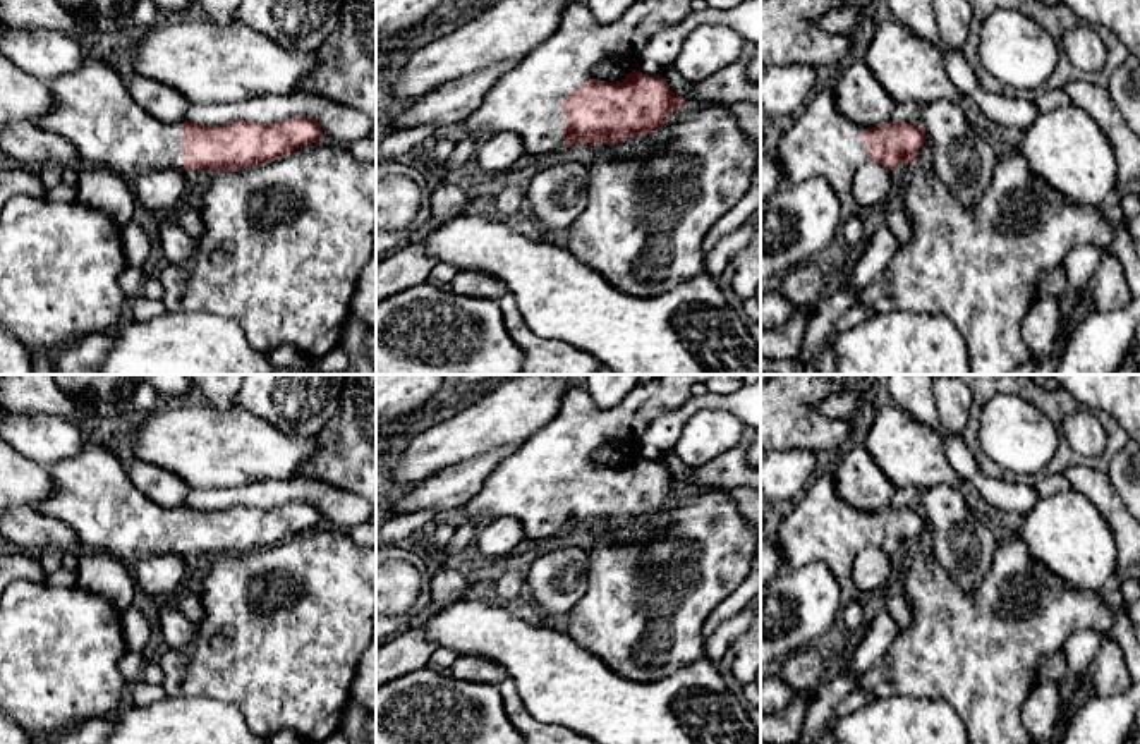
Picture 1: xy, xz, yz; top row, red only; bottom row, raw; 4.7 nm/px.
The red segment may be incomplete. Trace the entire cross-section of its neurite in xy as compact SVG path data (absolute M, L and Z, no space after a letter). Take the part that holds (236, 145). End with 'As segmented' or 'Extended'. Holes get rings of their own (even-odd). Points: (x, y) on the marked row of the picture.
M86 57L82 65L58 79L48 81L57 105L33 120L48 132L67 139L82 165L112 170L132 182L156 170L237 170L275 162L294 149L323 141L319 124L307 117L273 124L233 120L223 125L194 122L163 122L148 113L129 93L127 84L101 60Z. Extended

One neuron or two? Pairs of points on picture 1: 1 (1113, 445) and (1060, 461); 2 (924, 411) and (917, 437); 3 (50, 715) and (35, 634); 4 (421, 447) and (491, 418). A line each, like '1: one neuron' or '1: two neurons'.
1: one neuron
2: two neurons
3: one neuron
4: one neuron

